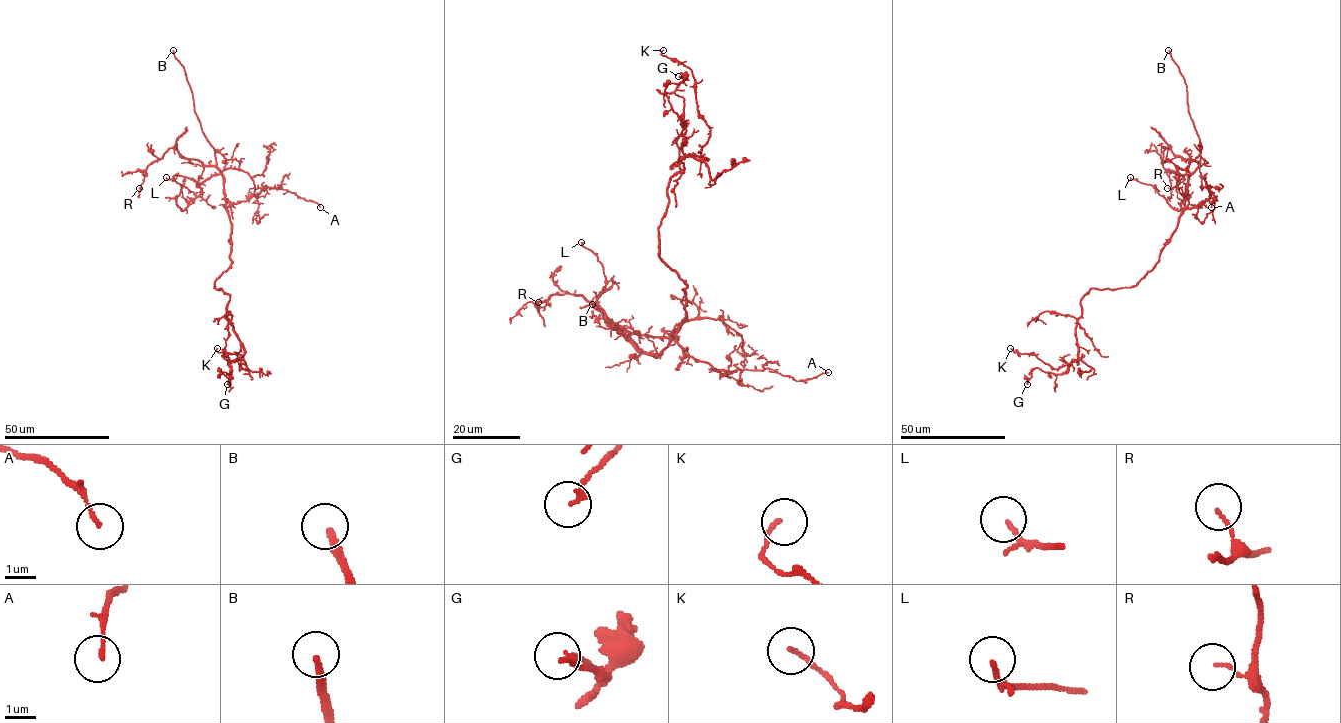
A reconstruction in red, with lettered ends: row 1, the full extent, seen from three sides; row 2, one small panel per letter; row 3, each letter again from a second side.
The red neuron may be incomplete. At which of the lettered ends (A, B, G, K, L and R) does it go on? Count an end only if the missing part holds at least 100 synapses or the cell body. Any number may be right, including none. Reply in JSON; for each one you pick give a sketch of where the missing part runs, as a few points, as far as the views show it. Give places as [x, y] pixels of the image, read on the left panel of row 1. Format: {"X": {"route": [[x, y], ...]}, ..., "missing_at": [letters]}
{"missing_at": ["B"]}

